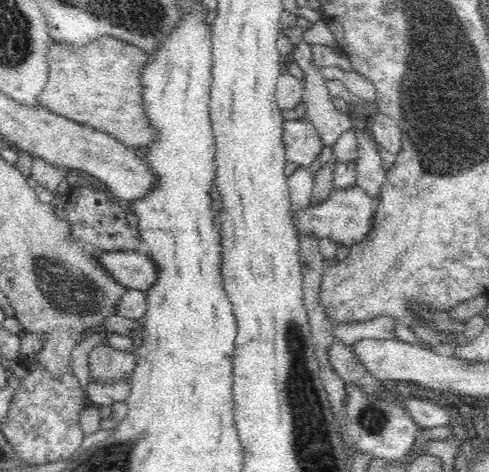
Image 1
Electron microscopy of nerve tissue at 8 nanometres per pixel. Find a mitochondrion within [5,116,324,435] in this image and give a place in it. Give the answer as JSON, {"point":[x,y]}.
{"point":[77,298]}

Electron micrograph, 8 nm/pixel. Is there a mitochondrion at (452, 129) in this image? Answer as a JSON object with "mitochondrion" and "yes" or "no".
{"mitochondrion":"yes"}

